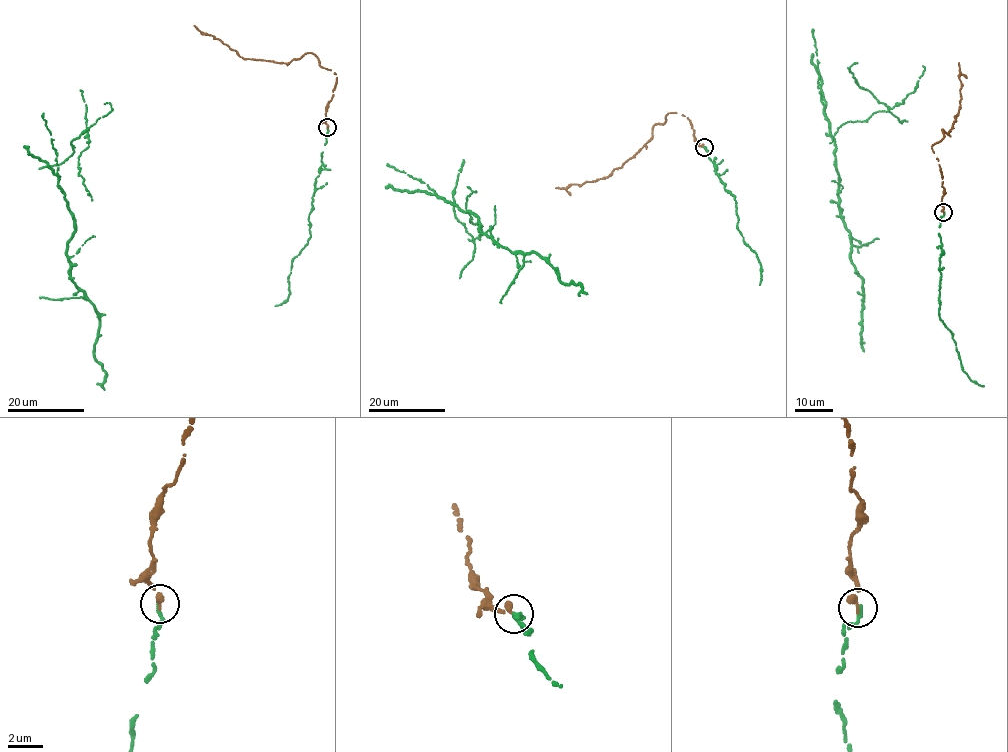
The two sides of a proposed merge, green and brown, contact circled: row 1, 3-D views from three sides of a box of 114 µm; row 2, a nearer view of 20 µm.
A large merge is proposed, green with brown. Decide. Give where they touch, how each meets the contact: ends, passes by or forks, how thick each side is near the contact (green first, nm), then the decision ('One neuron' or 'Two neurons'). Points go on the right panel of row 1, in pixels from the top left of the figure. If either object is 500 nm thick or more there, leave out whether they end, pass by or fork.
Place: (943, 212). At the ring green ends. At the ring brown ends. Thickness 240 nm (green) against 320 nm. One neuron

